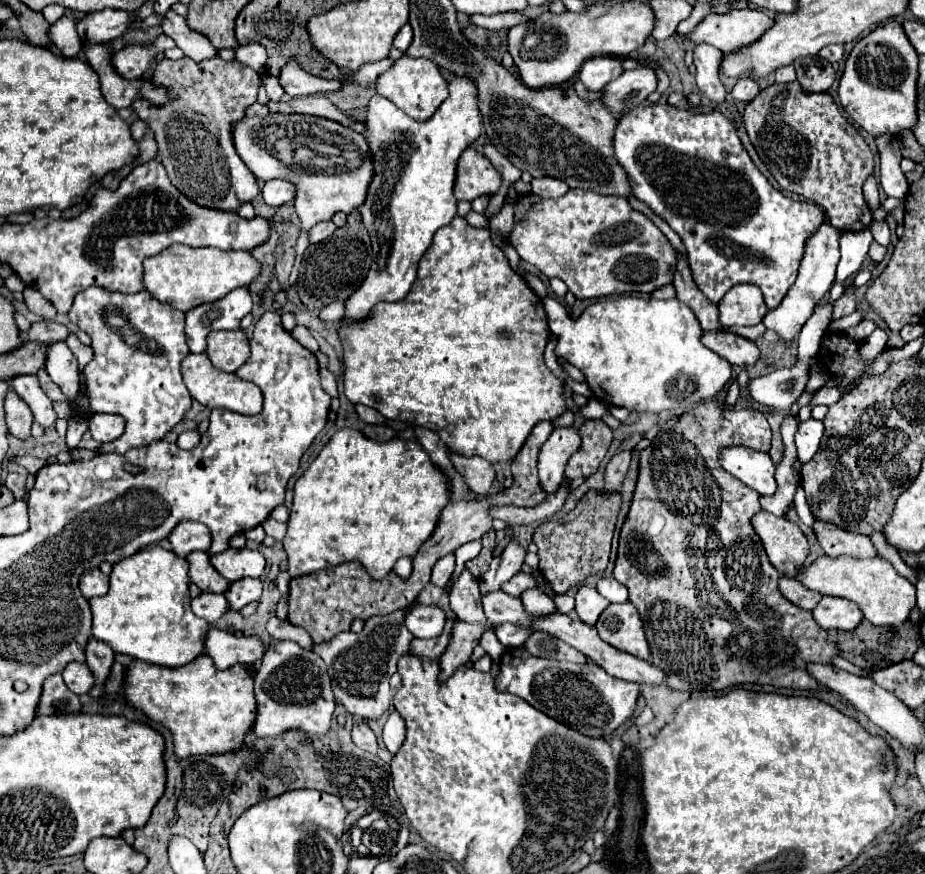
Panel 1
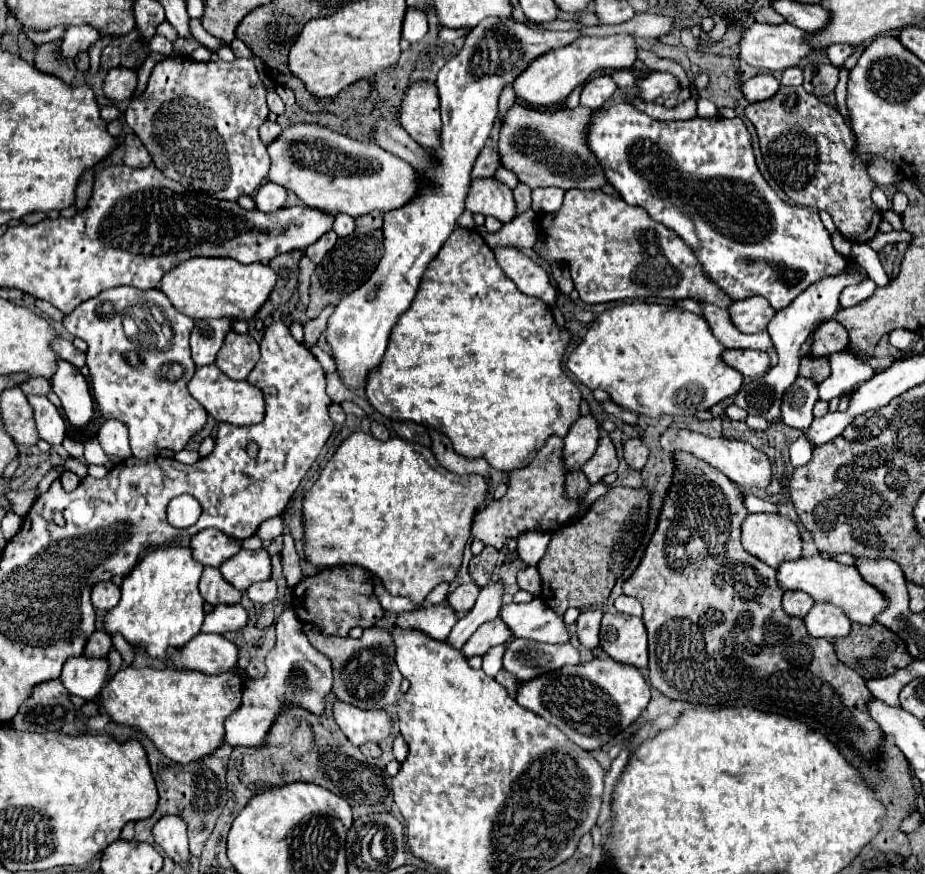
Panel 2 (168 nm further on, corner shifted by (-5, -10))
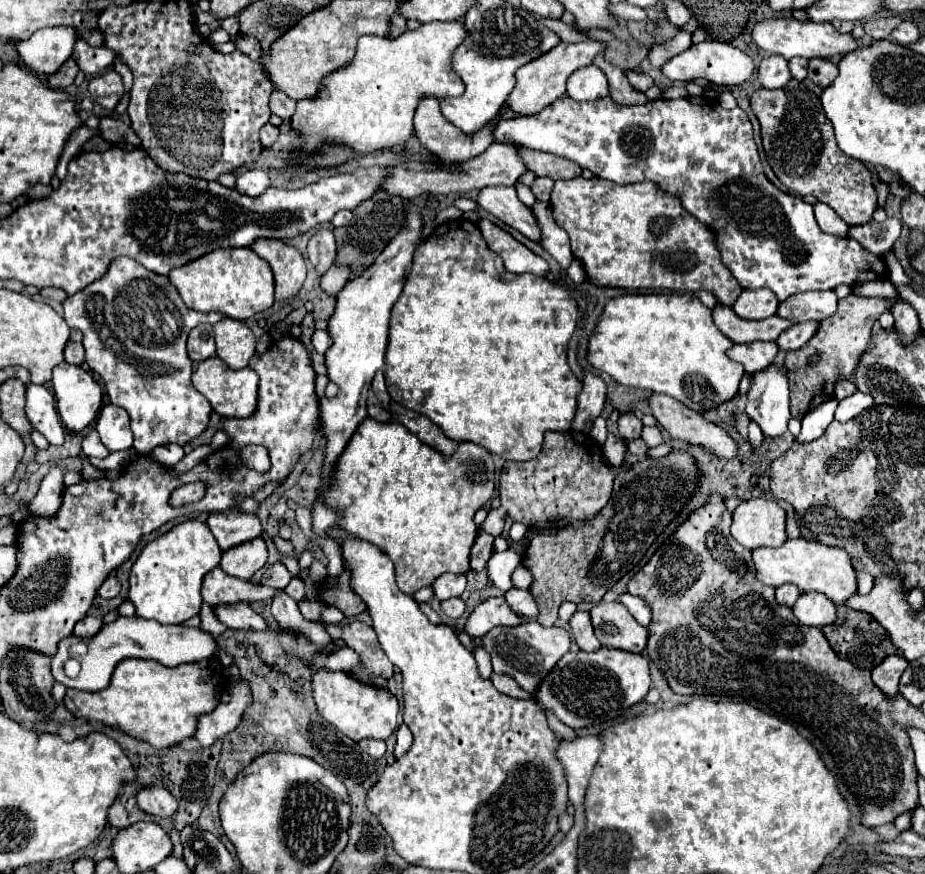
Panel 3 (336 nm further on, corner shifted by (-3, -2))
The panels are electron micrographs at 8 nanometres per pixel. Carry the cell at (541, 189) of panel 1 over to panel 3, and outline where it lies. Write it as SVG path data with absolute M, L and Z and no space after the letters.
M535 178L535 182L531 184L531 190L537 200L549 202L549 194L553 190L553 180L551 178Z

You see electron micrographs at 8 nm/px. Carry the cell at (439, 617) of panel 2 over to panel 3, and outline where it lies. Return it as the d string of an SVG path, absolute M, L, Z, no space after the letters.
M449 598L445 602L441 602L441 610L449 616L449 618L459 618L465 610L465 602L461 598Z

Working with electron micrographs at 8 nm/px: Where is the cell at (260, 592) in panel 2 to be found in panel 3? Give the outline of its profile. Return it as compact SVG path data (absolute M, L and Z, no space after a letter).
M277 562L277 564L271 564L271 566L265 568L261 584L277 588L277 590L283 590L289 584L289 580L291 580L291 572L281 562Z

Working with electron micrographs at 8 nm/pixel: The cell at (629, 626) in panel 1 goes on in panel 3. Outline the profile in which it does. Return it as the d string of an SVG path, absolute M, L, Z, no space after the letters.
M599 602L589 610L589 614L595 636L603 646L643 652L647 644L647 630L635 622L621 602Z

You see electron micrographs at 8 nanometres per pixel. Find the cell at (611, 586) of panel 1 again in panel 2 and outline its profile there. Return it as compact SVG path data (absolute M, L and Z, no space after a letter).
M619 596L617 600L615 600L615 610L619 610L619 612L623 612L623 614L633 614L633 616L641 616L641 604L635 600L635 598L629 598L629 596Z

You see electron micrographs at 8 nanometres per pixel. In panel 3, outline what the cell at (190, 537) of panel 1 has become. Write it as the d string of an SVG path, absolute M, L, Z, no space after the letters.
M243 510L213 512L207 518L207 524L221 550L229 550L237 544L263 536L261 520L253 512L243 512Z

